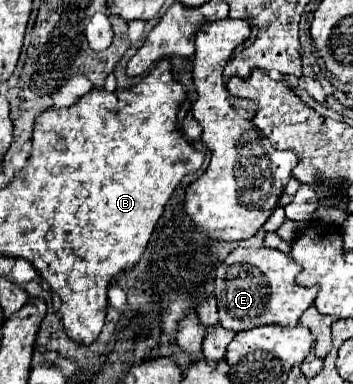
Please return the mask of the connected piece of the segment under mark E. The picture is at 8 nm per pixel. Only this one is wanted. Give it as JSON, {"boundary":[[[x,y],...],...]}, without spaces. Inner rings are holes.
{"boundary":[[[237,248],[225,264],[217,268],[215,298],[219,304],[219,322],[229,330],[251,330],[253,326],[279,324],[297,326],[299,316],[315,302],[317,288],[301,288],[295,284],[301,266],[285,252],[261,248]]]}

